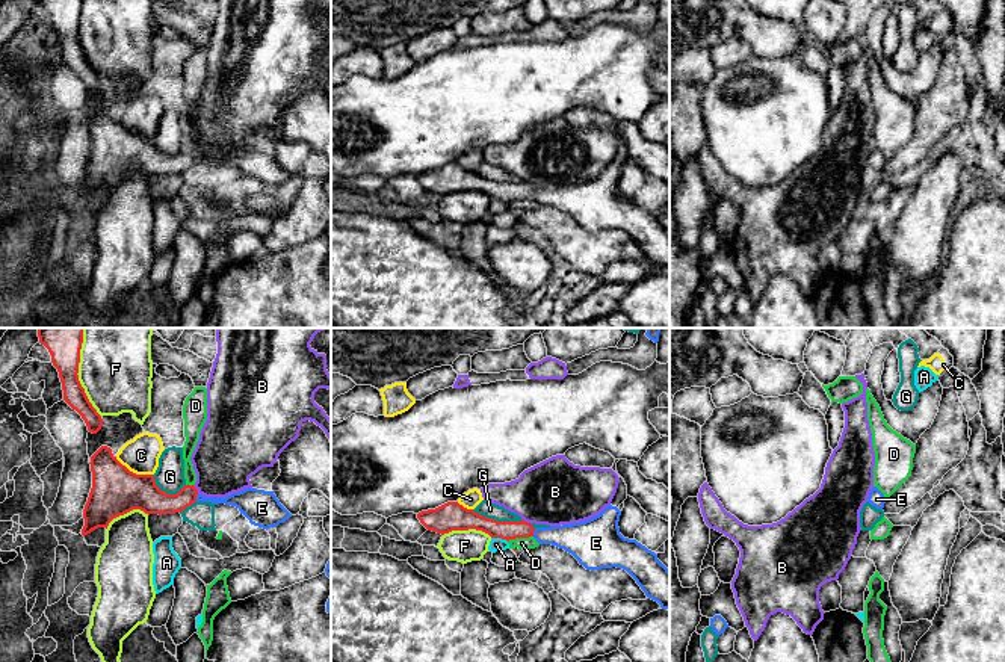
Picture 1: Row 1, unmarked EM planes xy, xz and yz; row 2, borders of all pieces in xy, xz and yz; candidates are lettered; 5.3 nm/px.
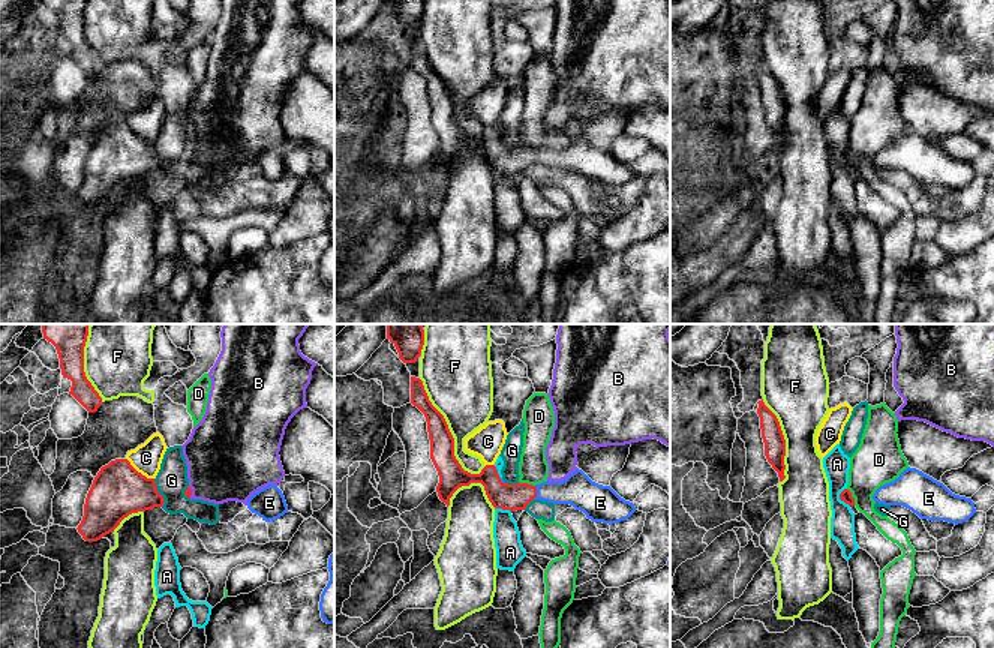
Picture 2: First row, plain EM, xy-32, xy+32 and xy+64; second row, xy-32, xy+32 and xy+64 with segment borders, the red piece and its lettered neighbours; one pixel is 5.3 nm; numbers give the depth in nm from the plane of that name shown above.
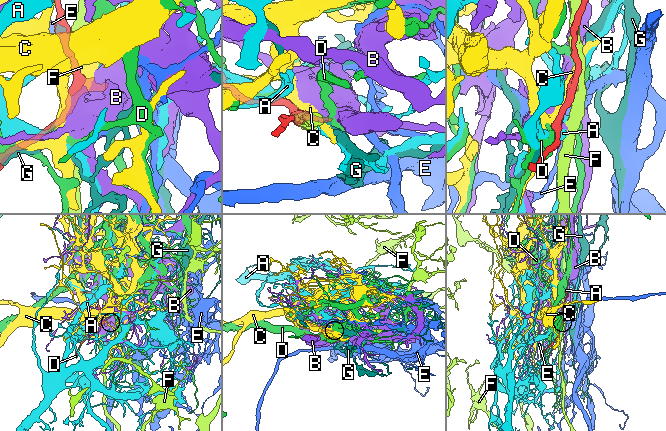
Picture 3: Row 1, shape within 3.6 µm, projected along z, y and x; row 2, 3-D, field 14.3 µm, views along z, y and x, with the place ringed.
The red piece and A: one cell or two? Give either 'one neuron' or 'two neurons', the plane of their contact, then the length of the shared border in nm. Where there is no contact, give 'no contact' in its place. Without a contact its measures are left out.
two neurons; contact in xz; length 90 nm

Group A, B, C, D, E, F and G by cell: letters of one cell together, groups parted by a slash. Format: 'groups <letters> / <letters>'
groups A / B / C / D / E / F / G

